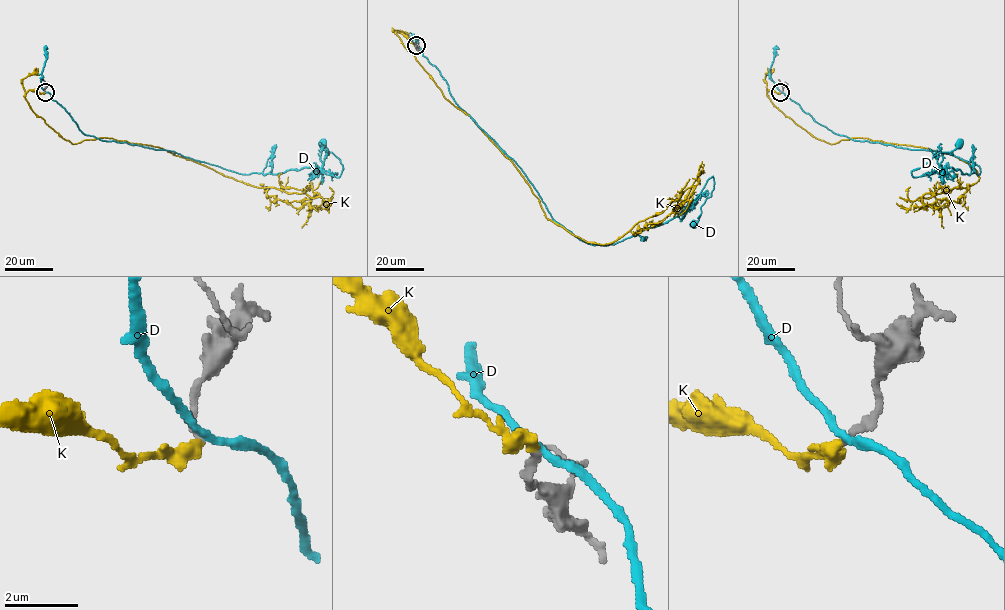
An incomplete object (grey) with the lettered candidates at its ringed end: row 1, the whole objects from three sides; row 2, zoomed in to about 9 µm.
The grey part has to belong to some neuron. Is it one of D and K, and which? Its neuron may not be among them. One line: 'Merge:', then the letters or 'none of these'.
Merge: K

